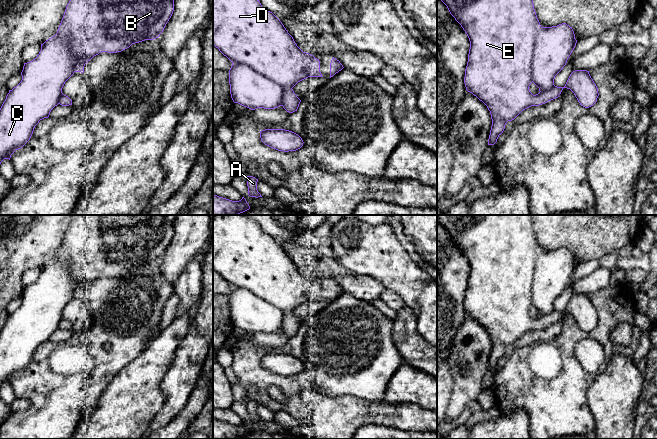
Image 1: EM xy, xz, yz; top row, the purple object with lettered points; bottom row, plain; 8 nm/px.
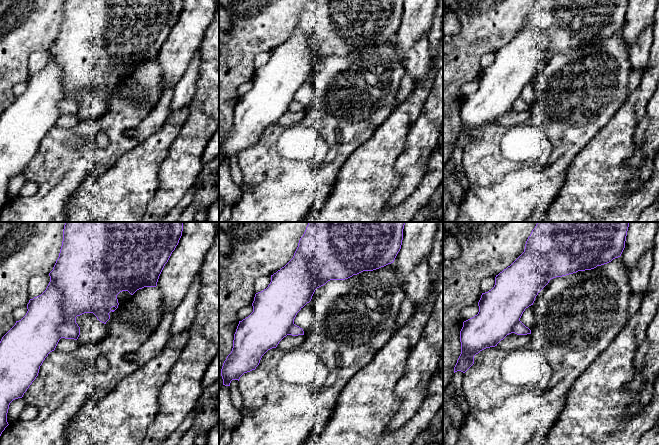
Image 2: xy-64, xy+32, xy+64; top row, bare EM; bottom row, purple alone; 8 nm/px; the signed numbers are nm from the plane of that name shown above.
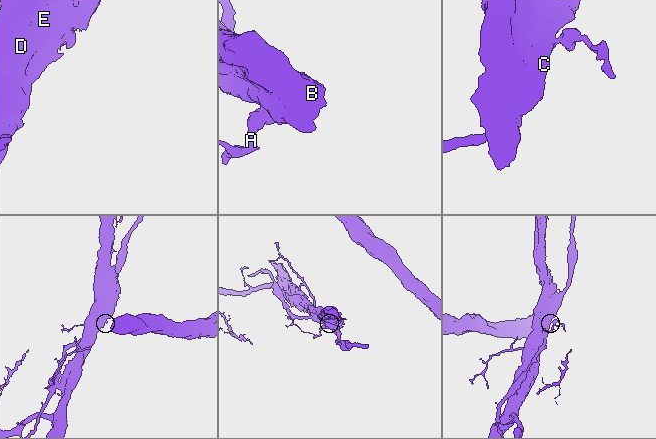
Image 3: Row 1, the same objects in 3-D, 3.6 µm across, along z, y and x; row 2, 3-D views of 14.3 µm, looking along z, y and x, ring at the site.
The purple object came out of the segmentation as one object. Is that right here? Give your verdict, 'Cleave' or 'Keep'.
Cleave

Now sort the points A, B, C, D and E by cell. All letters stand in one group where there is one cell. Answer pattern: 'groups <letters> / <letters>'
groups A C / B D E

